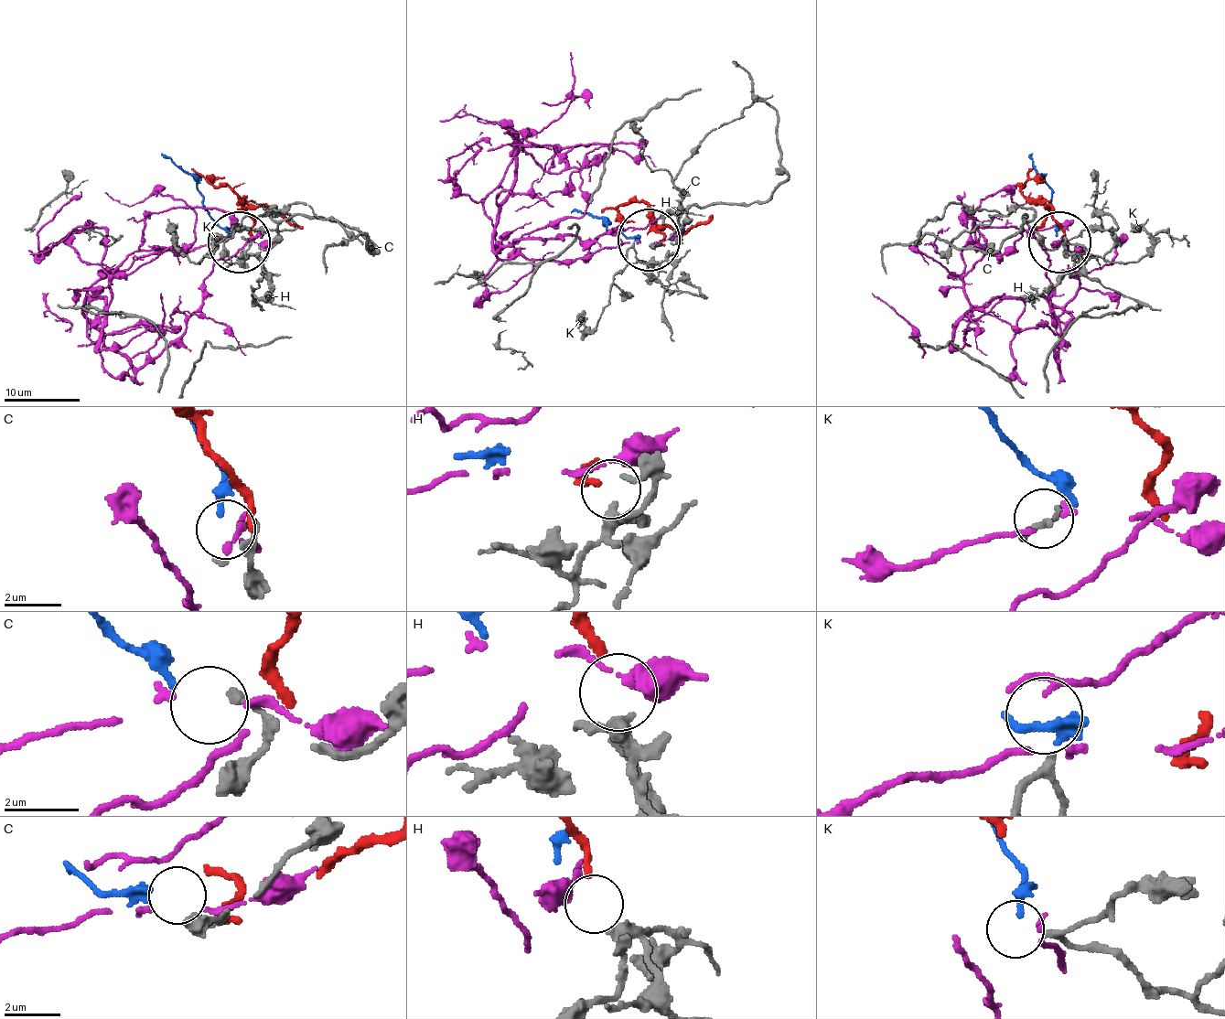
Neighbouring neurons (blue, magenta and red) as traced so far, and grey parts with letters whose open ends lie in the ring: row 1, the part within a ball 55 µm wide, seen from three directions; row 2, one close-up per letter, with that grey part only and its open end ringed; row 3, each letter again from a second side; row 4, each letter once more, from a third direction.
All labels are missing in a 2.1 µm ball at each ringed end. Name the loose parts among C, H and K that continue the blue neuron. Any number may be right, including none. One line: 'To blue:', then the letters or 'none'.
To blue: C

